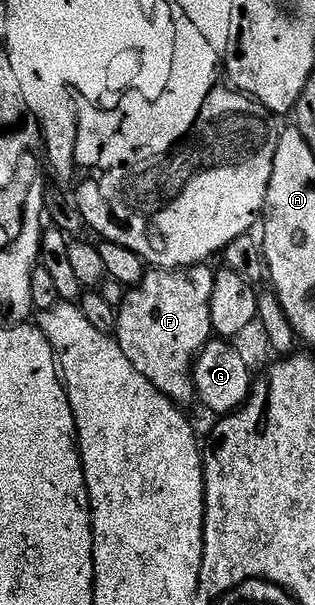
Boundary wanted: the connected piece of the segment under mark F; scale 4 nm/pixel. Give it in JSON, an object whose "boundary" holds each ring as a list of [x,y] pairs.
{"boundary":[[[197,265],[183,269],[152,269],[140,283],[125,294],[124,303],[116,312],[114,338],[120,344],[122,353],[167,399],[177,405],[196,399],[196,377],[194,368],[196,357],[213,338],[211,325],[211,294],[214,292],[216,271],[208,265]]]}

